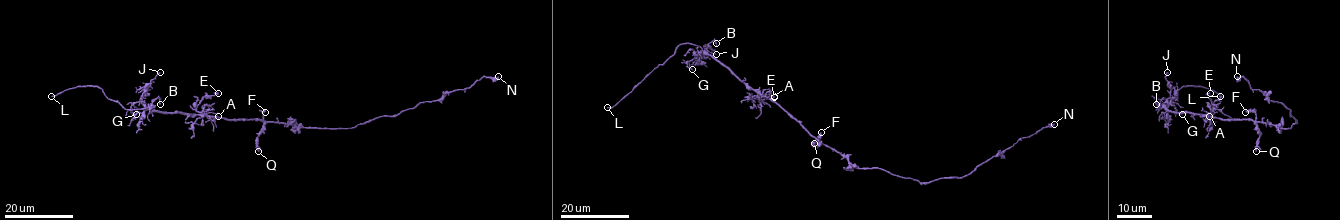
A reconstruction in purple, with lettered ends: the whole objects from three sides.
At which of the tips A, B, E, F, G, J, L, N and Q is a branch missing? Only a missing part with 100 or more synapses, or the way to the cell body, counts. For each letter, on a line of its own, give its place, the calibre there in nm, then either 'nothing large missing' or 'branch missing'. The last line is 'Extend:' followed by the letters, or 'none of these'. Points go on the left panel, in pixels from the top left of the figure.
A: (218, 116) | 90 nm | nothing large missing
B: (160, 104) | 140 nm | nothing large missing
E: (218, 93) | 110 nm | nothing large missing
F: (265, 112) | 280 nm | nothing large missing
G: (136, 114) | 160 nm | nothing large missing
J: (160, 72) | 190 nm | nothing large missing
L: (51, 96) | 170 nm | branch missing
N: (498, 76) | 300 nm | nothing large missing
Q: (258, 151) | 260 nm | nothing large missing
Extend: L

